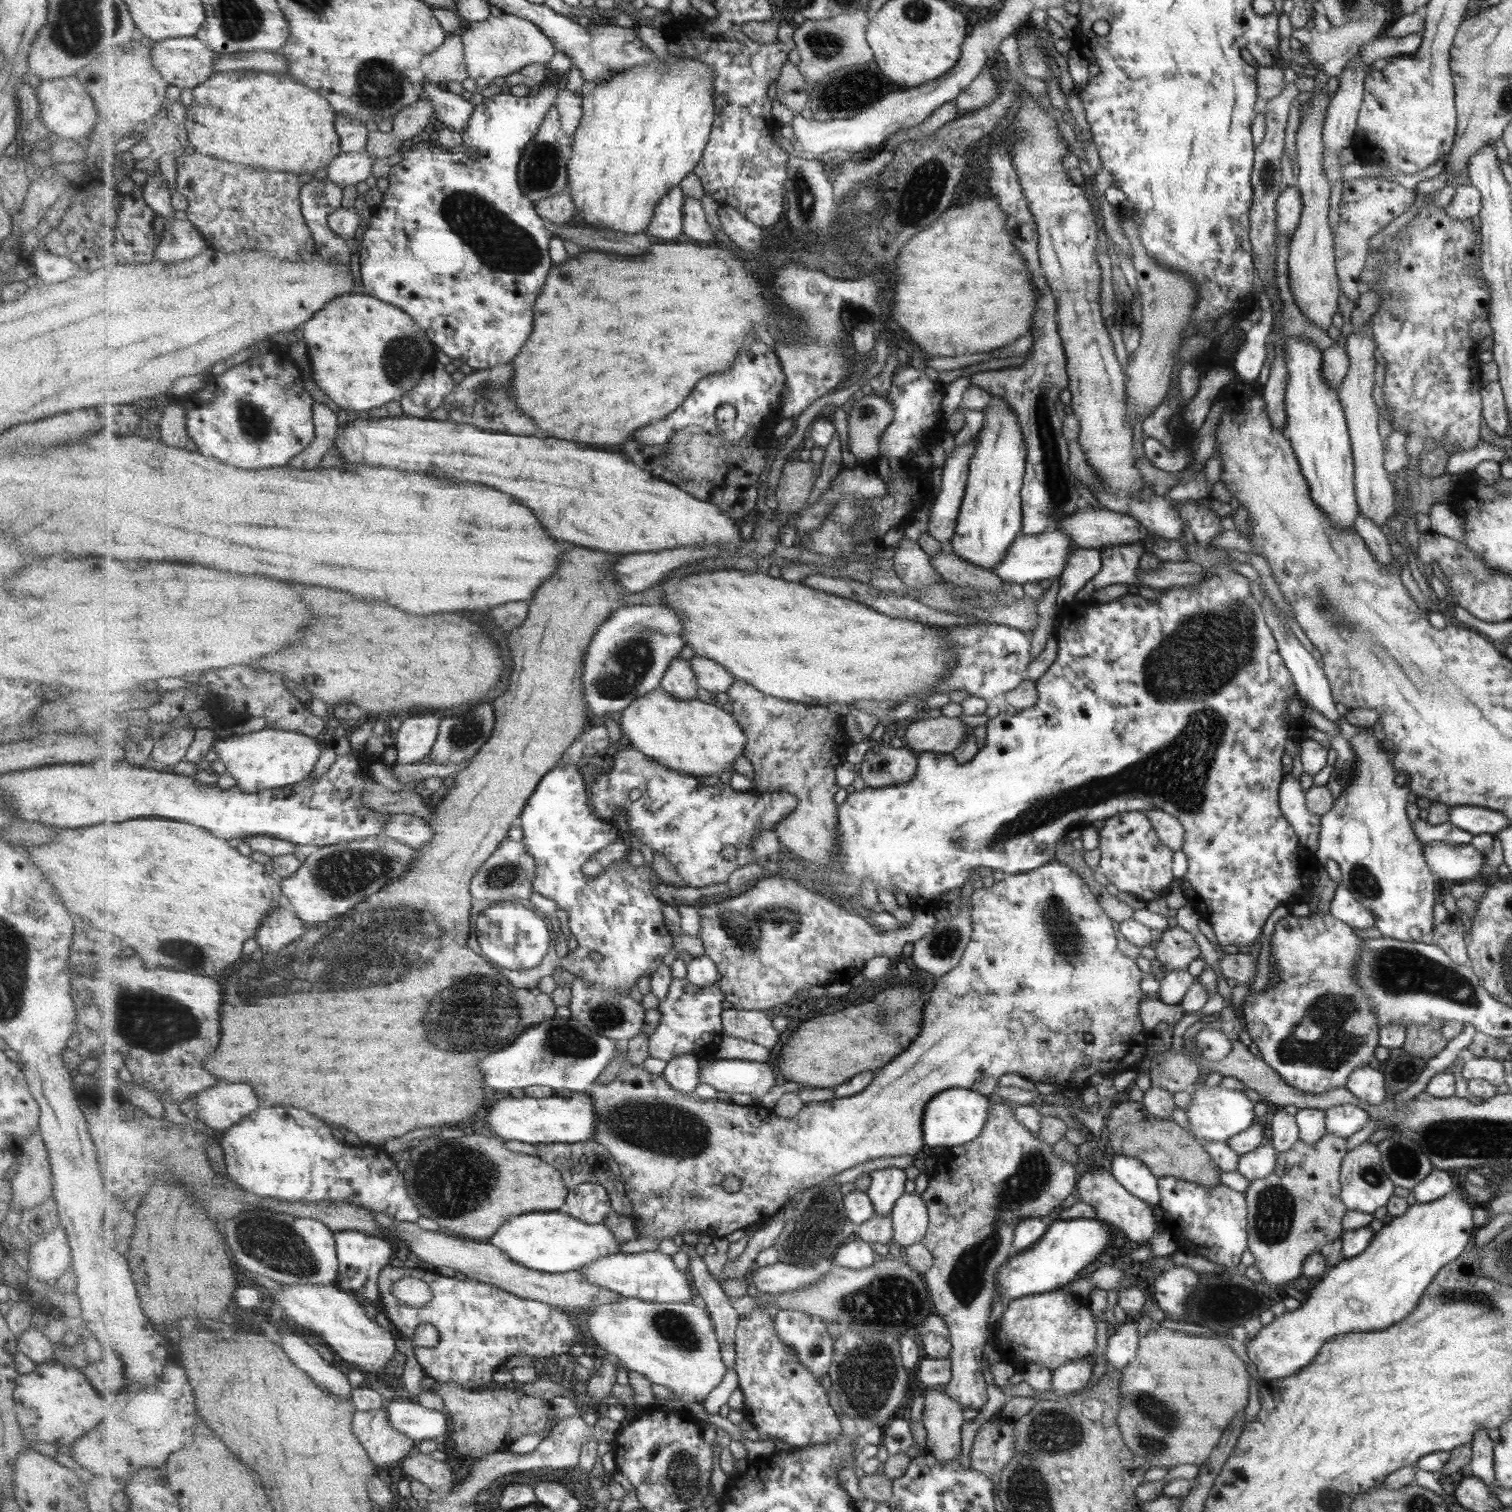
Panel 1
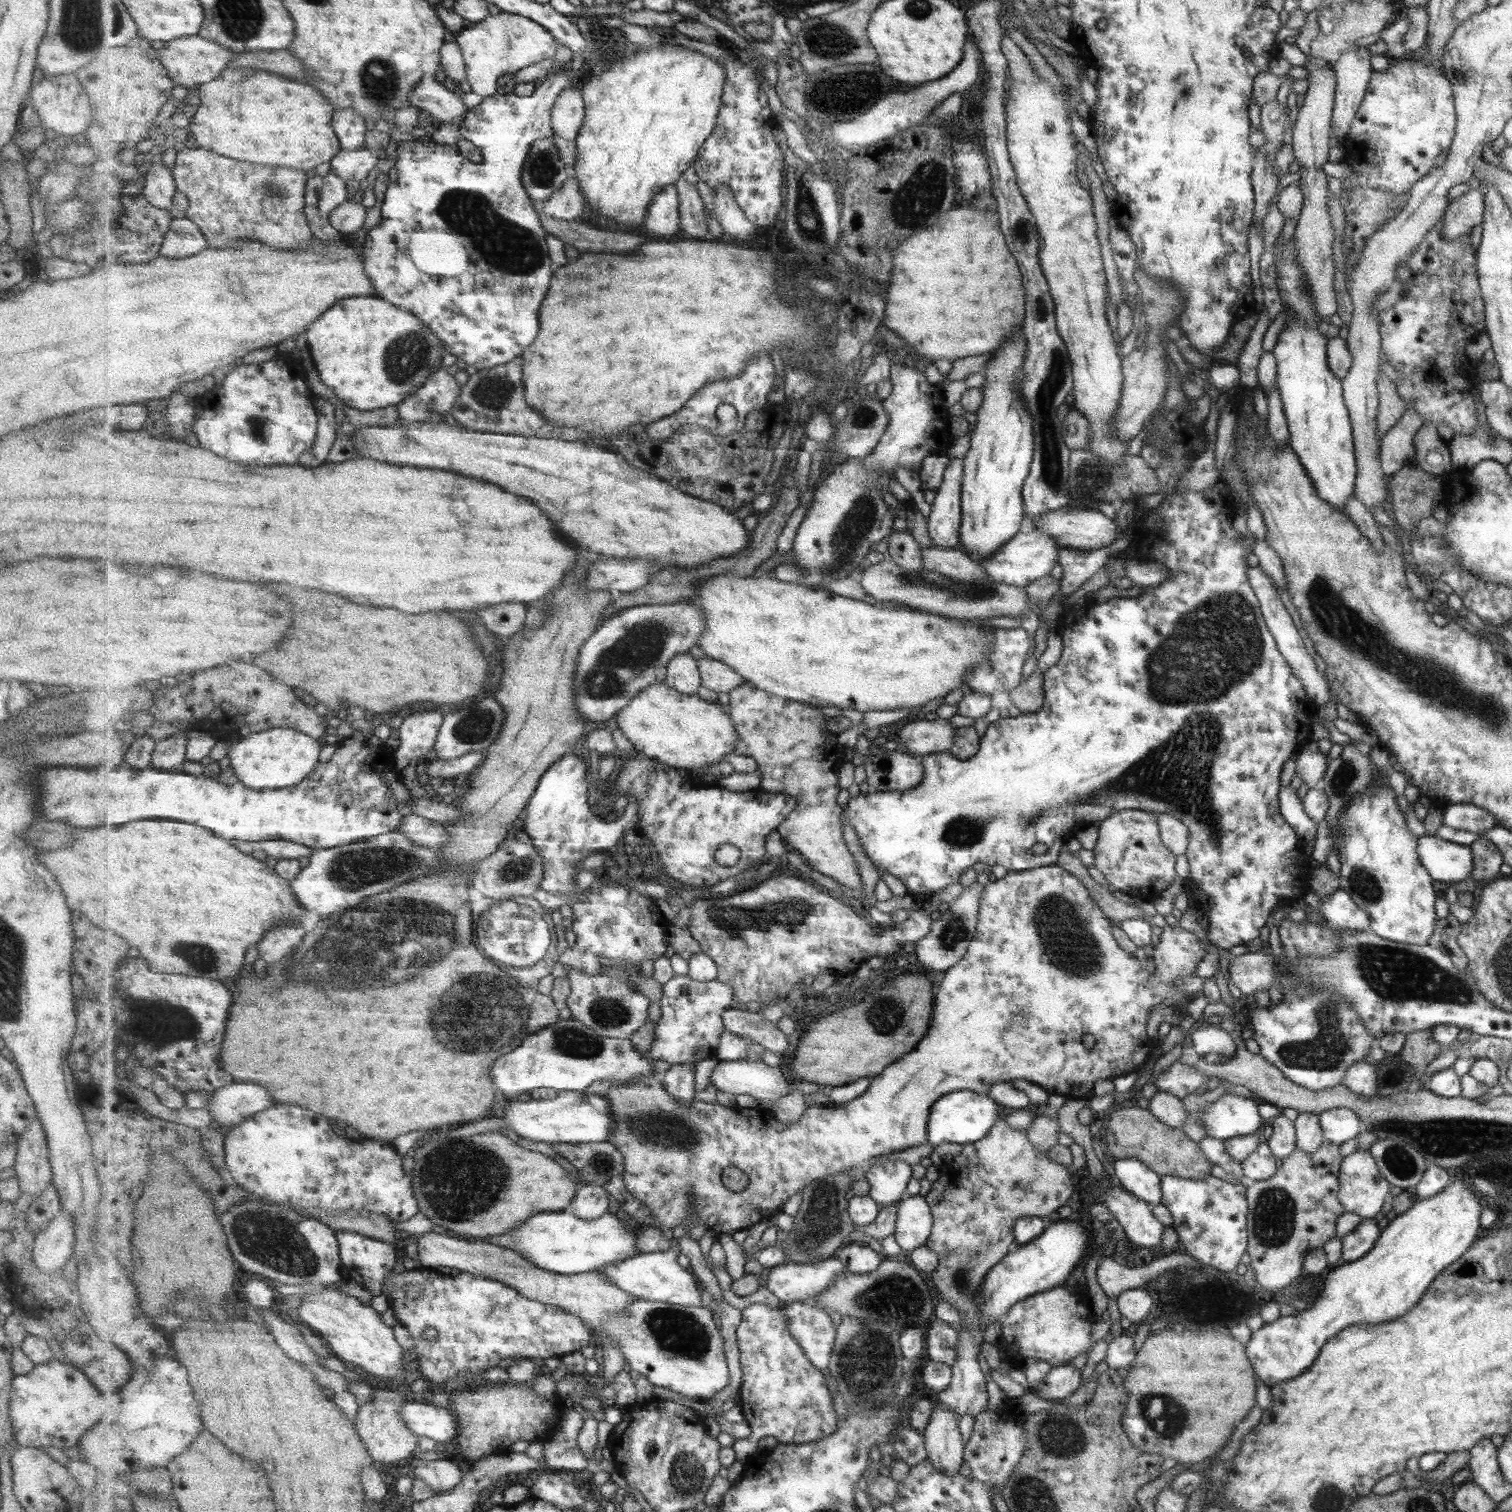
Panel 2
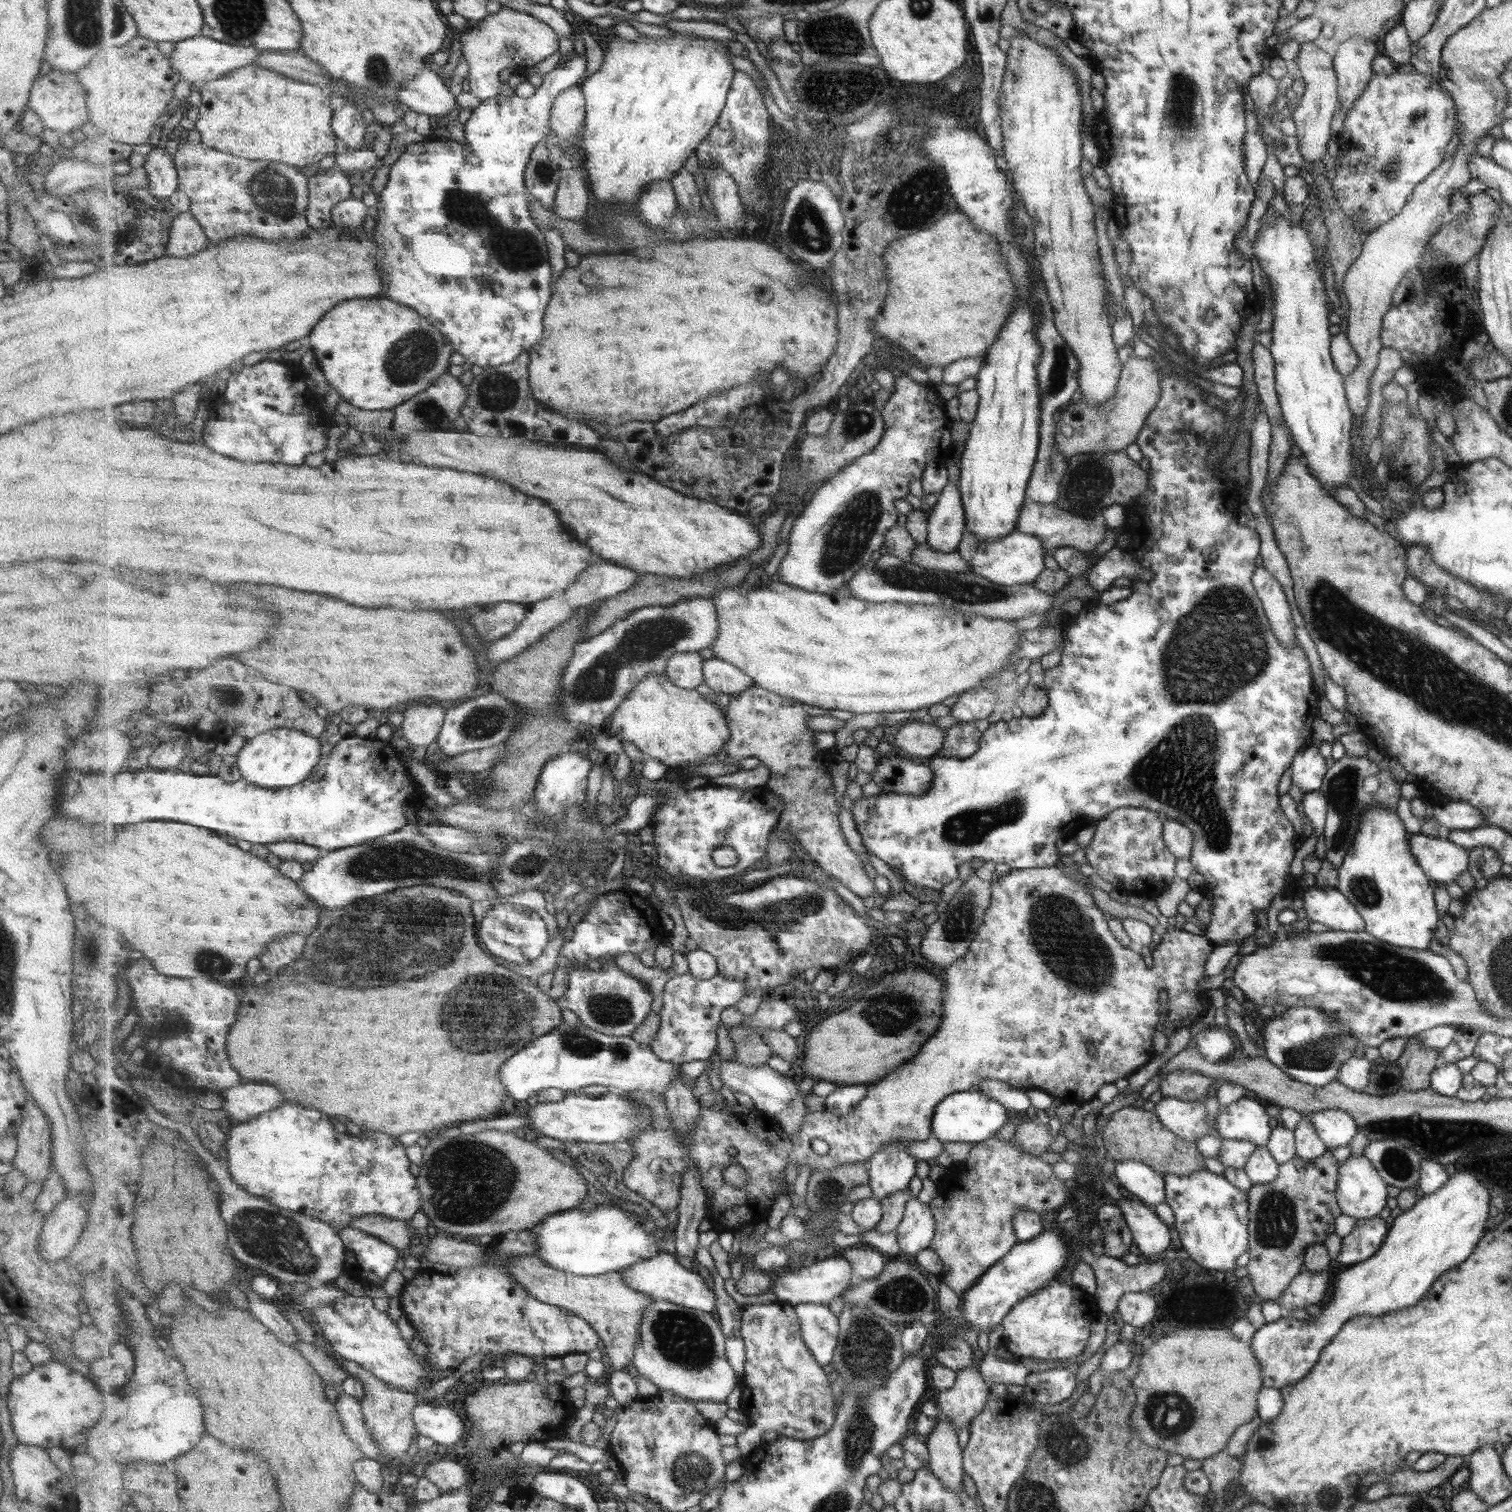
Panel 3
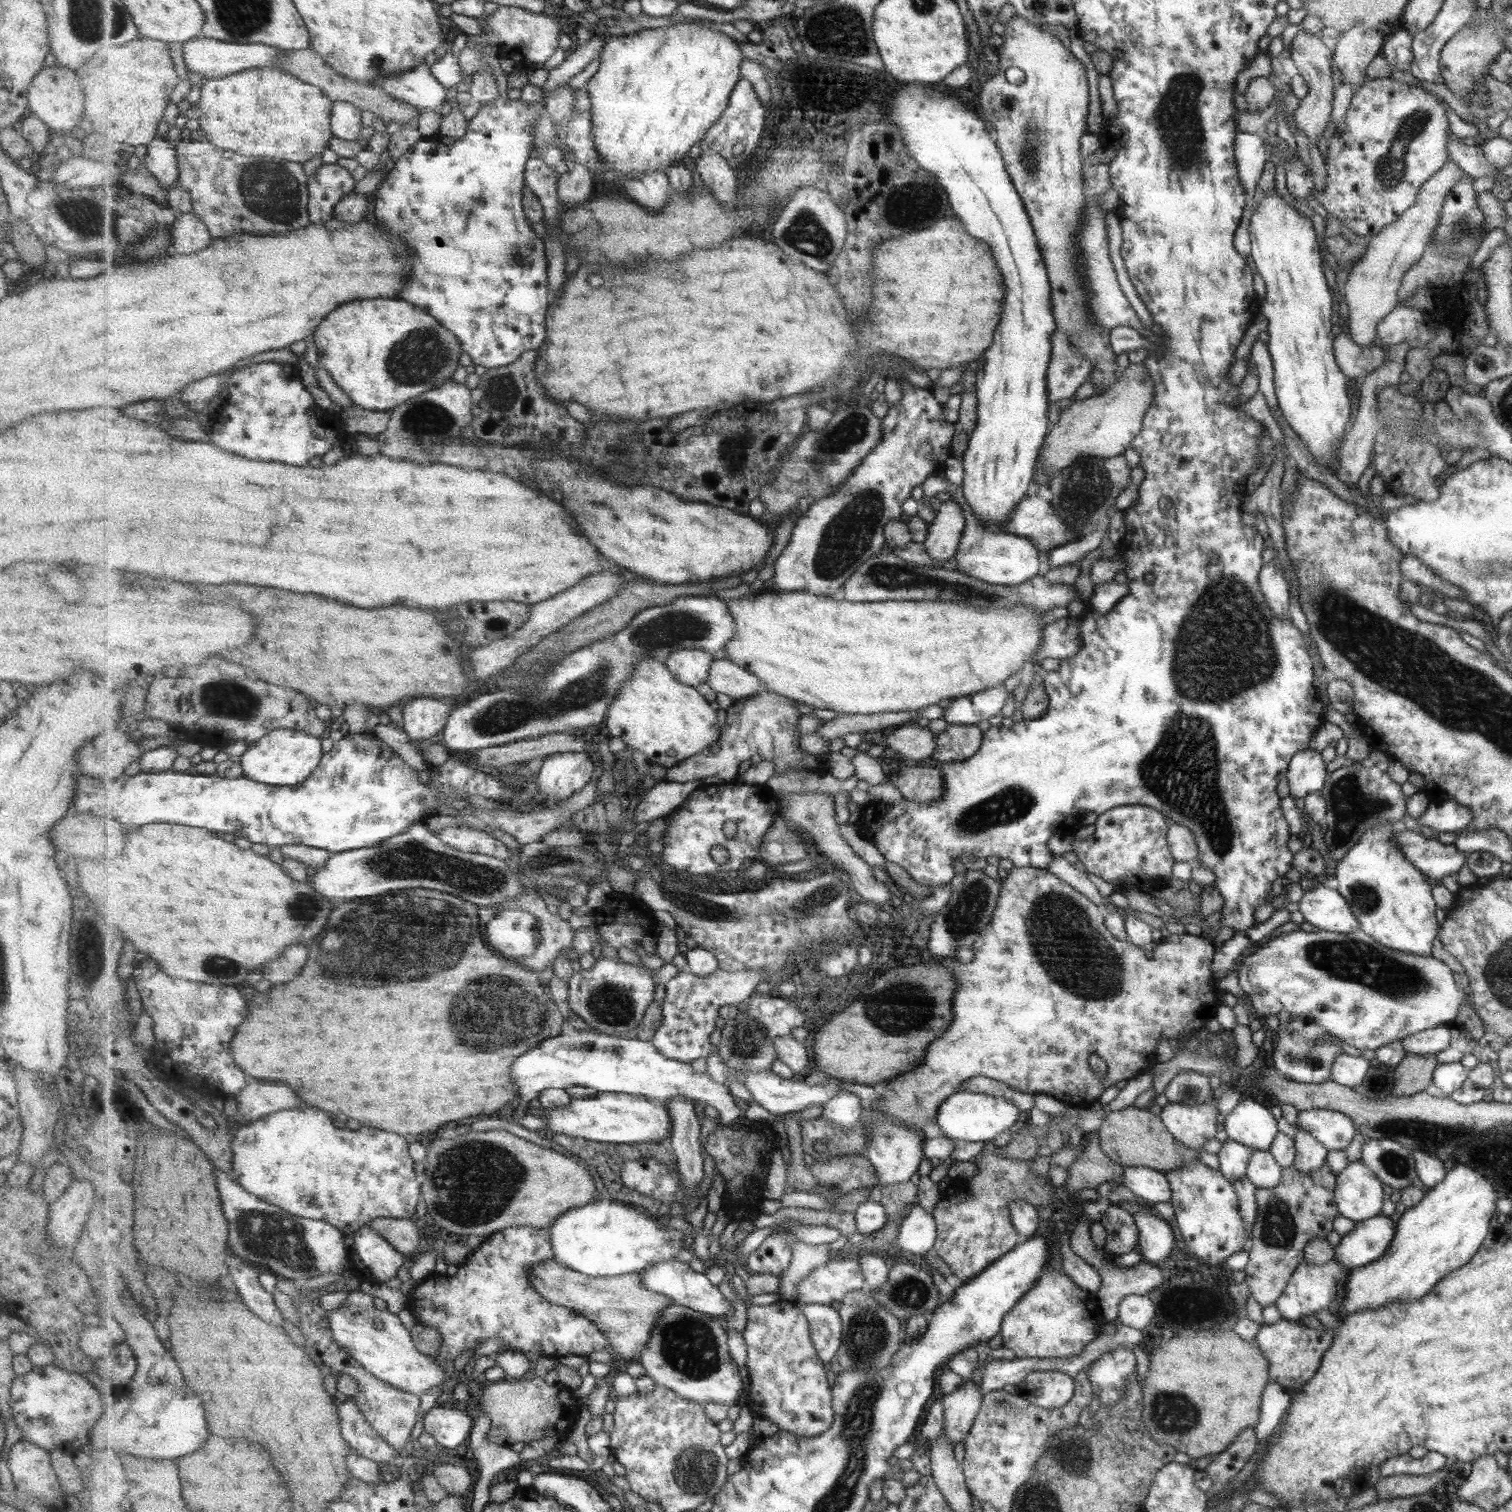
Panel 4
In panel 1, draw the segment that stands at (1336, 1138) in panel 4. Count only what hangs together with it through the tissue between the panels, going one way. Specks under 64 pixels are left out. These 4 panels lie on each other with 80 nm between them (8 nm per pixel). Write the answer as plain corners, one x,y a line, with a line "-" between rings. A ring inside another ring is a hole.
1347,1103
1330,1107
1324,1114
1326,1132
1346,1139
1369,1121
1365,1110

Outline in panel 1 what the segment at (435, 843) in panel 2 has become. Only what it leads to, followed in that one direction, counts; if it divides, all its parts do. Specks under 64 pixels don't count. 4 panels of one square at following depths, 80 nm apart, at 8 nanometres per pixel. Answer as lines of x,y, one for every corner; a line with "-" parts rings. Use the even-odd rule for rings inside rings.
394,814
384,826
384,834
411,848
421,848
433,838
427,819
412,814

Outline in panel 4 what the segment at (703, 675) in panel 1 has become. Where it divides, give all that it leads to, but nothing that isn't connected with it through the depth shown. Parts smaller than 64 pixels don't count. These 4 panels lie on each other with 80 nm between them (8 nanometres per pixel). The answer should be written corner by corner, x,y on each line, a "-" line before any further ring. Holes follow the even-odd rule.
715,659
707,683
715,693
722,692
735,701
751,698
751,695
765,689
765,684
758,676
731,662
731,659

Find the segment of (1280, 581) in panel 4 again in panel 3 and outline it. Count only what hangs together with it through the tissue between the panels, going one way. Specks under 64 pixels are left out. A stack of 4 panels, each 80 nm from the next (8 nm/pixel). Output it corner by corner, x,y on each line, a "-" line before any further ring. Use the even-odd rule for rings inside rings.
1262,566
1255,567
1254,573
1251,574
1251,583
1254,584
1255,595
1262,604
1275,639
1279,640
1282,646
1294,646
1294,625
1281,585

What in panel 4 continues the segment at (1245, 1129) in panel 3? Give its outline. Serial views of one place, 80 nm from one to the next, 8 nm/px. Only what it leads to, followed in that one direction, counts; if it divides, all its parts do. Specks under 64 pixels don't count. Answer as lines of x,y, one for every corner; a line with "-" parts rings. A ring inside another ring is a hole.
1253,1099
1240,1100
1227,1116
1220,1117
1220,1121
1223,1123
1222,1129
1227,1138
1233,1142
1244,1144
1253,1151
1269,1150
1275,1136
1279,1133
1276,1120
1276,1110
1268,1109

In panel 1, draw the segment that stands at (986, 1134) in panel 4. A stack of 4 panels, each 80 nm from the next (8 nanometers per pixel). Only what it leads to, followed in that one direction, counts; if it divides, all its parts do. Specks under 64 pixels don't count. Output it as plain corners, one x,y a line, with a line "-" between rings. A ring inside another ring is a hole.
947,1088
935,1094
923,1110
922,1135
925,1150
936,1146
946,1148
965,1145
973,1141
986,1125
988,1109
985,1095
981,1096
977,1091

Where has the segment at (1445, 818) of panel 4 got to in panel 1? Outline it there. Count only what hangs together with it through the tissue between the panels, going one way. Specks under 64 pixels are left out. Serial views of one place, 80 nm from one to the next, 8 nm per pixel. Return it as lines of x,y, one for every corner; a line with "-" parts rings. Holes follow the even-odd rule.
1467,805
1449,807
1448,811
1448,821
1472,836
1495,835
1503,828
1510,826
1510,820
1499,811

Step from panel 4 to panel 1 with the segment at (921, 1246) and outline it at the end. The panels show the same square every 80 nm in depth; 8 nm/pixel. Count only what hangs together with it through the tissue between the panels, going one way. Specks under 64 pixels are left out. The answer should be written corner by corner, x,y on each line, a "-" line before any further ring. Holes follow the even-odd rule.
916,1193
903,1194
890,1214
894,1226
894,1242
906,1248
923,1238
928,1223
926,1204

